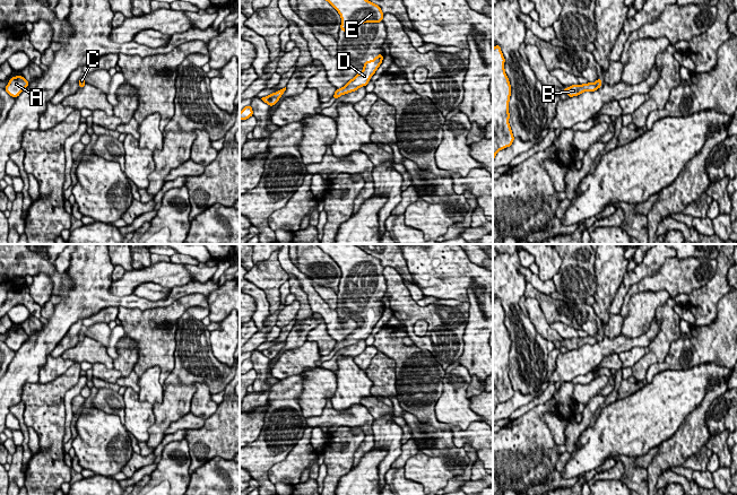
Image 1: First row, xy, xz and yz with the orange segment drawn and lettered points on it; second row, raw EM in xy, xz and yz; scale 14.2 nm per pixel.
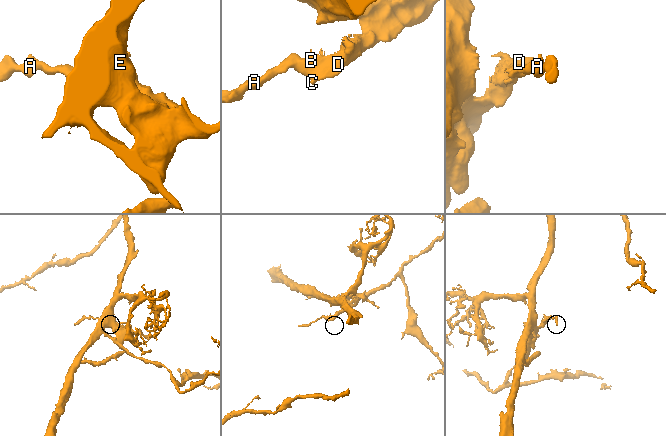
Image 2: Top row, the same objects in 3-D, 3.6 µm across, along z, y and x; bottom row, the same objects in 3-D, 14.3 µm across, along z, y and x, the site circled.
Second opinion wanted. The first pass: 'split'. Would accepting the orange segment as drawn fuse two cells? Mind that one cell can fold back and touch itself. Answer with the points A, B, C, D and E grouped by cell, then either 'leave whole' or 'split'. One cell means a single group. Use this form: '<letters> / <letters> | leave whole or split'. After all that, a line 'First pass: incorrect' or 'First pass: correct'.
A B C D E | leave whole
First pass: incorrect

